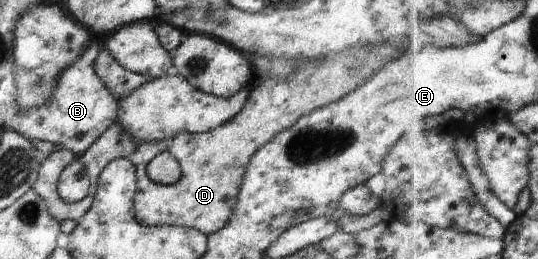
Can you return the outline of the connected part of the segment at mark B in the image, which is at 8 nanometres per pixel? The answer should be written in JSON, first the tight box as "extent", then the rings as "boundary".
{"extent":[16,37,118,156],"boundary":[[[93,37],[92,43],[80,57],[60,74],[55,92],[46,105],[25,112],[19,111],[19,128],[16,132],[29,140],[40,139],[51,142],[54,146],[62,145],[65,150],[70,150],[77,156],[98,141],[116,121],[118,111],[118,100],[94,71],[94,62],[101,49],[101,40]]]}

